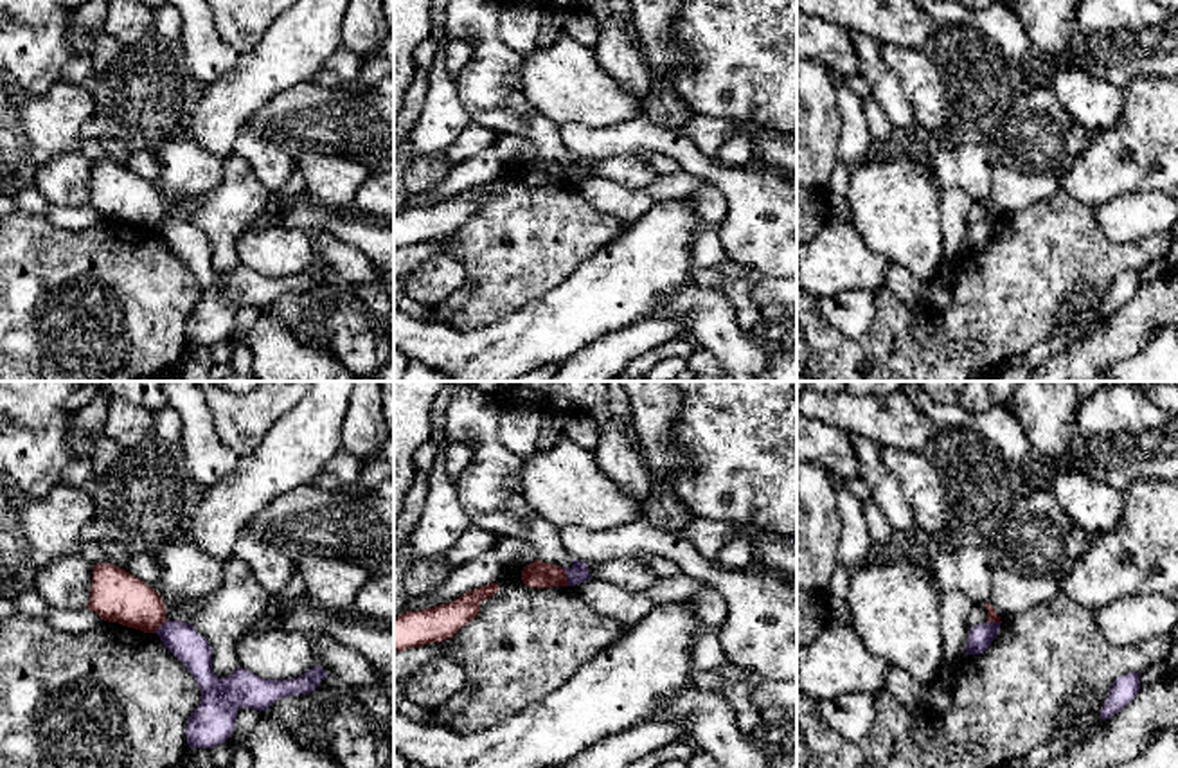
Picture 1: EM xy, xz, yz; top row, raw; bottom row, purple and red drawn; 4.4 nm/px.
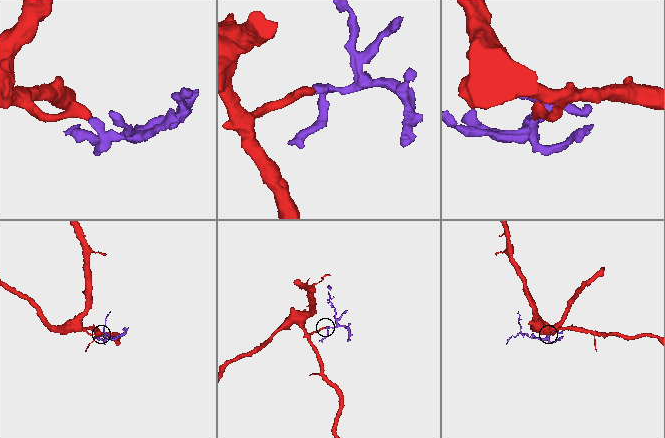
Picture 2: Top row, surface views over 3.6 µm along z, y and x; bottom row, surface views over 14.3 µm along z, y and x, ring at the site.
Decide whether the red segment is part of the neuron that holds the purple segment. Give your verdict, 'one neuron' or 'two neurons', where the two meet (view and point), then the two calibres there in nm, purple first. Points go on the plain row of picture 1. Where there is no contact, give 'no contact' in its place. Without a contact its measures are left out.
two neurons; contact xz (567, 175); calibres 80 and 120 nm

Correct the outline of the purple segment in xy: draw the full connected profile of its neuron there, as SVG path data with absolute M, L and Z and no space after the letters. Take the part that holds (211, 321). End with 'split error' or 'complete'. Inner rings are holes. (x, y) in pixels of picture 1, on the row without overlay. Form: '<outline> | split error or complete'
M165 218L155 230L201 286L201 299L185 324L189 345L212 345L225 340L236 324L239 304L266 308L281 295L313 290L329 273L315 263L293 277L264 277L243 264L218 275L212 270L212 245L191 221Z | complete

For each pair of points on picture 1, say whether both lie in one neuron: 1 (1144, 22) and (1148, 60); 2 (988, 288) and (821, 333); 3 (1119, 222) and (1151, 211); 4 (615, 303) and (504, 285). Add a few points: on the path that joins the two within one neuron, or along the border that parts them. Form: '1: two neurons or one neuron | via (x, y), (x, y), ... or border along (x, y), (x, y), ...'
1: one neuron | via (1144, 31), (1148, 51)
2: one neuron | via (946, 330), (932, 344), (918, 348), (862, 349)
3: one neuron | via (1126, 218), (1144, 214)
4: two neurons | border along (578, 265), (562, 283), (509, 315)

